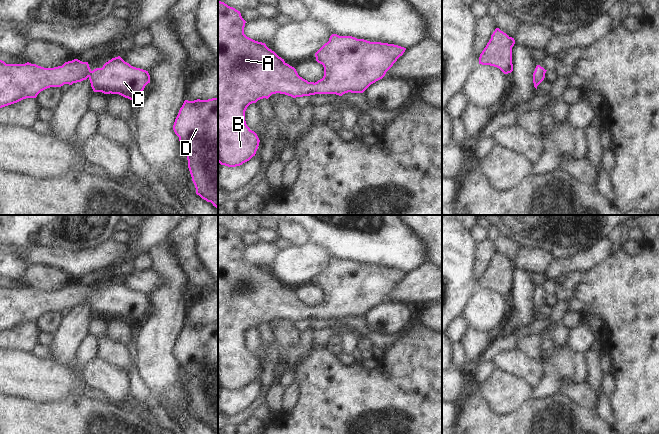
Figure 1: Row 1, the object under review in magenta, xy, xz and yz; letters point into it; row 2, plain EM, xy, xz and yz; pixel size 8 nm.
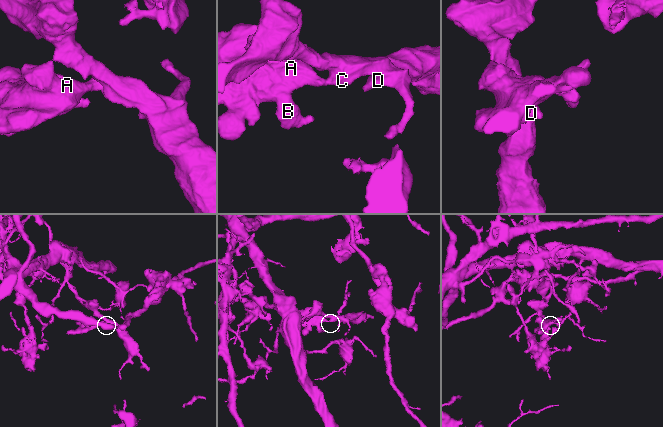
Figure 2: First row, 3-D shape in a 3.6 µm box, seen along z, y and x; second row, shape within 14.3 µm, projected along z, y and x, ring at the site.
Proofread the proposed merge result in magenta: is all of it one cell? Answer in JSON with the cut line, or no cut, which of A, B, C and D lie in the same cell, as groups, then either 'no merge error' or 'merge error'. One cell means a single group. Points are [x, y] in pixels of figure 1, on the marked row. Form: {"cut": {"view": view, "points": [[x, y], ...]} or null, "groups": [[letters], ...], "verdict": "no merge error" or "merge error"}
{"cut": null, "groups": [["A", "B", "C", "D"]], "verdict": "no merge error"}

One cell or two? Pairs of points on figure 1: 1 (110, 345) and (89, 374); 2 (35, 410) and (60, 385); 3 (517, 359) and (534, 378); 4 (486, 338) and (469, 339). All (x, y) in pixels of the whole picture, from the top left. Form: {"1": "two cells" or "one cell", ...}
{"1": "two cells", "2": "two cells", "3": "one cell", "4": "one cell"}

